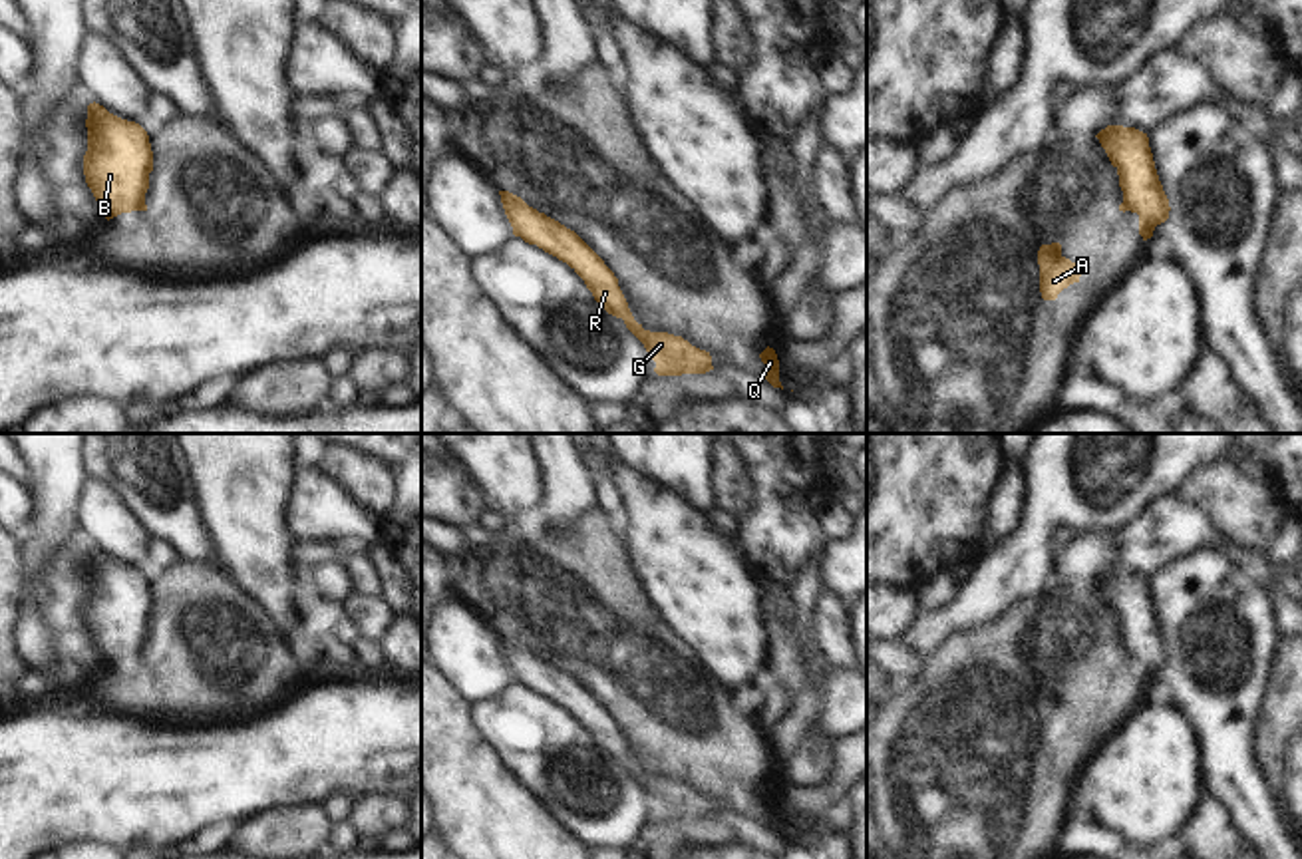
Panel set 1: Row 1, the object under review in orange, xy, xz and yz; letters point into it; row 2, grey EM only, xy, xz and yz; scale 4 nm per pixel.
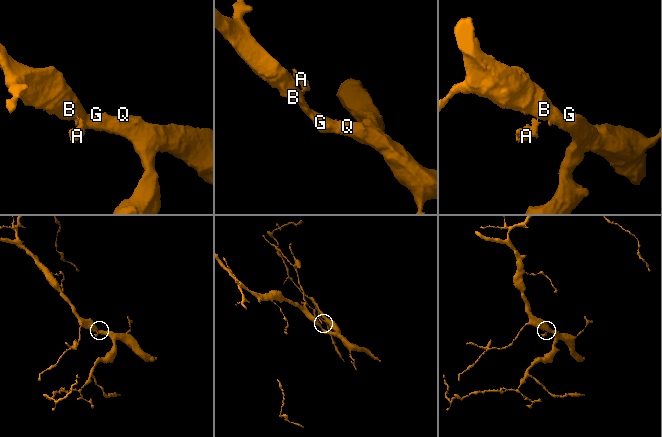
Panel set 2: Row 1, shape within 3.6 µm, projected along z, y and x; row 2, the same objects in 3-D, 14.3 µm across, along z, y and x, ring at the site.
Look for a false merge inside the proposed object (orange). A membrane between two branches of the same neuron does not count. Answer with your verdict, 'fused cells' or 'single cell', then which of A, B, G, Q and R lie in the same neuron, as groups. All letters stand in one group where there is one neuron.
fused cells; A / B G Q R

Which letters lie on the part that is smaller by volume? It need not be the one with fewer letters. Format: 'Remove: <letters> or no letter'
Remove: A

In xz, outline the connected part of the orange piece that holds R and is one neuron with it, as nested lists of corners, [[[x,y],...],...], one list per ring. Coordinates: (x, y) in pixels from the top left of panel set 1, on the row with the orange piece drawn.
[[[499,191],[513,235],[567,262],[608,314],[622,318],[626,328],[644,344],[658,376],[706,374],[714,370],[712,356],[682,336],[650,332],[638,324],[604,260],[570,229],[529,207],[521,197]]]

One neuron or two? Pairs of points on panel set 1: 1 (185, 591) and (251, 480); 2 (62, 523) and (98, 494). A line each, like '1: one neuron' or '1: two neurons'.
1: two neurons
2: two neurons

